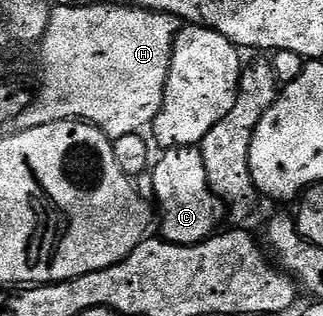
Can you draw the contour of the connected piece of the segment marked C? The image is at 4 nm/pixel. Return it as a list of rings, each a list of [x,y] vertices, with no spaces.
[[[175,146],[172,150],[164,150],[155,159],[150,173],[154,180],[154,192],[156,193],[155,205],[160,206],[160,230],[165,242],[173,242],[179,246],[197,246],[199,242],[204,242],[207,238],[213,237],[217,233],[216,208],[218,201],[212,194],[210,184],[207,182],[206,165],[203,163],[203,156],[199,149],[191,146]]]

